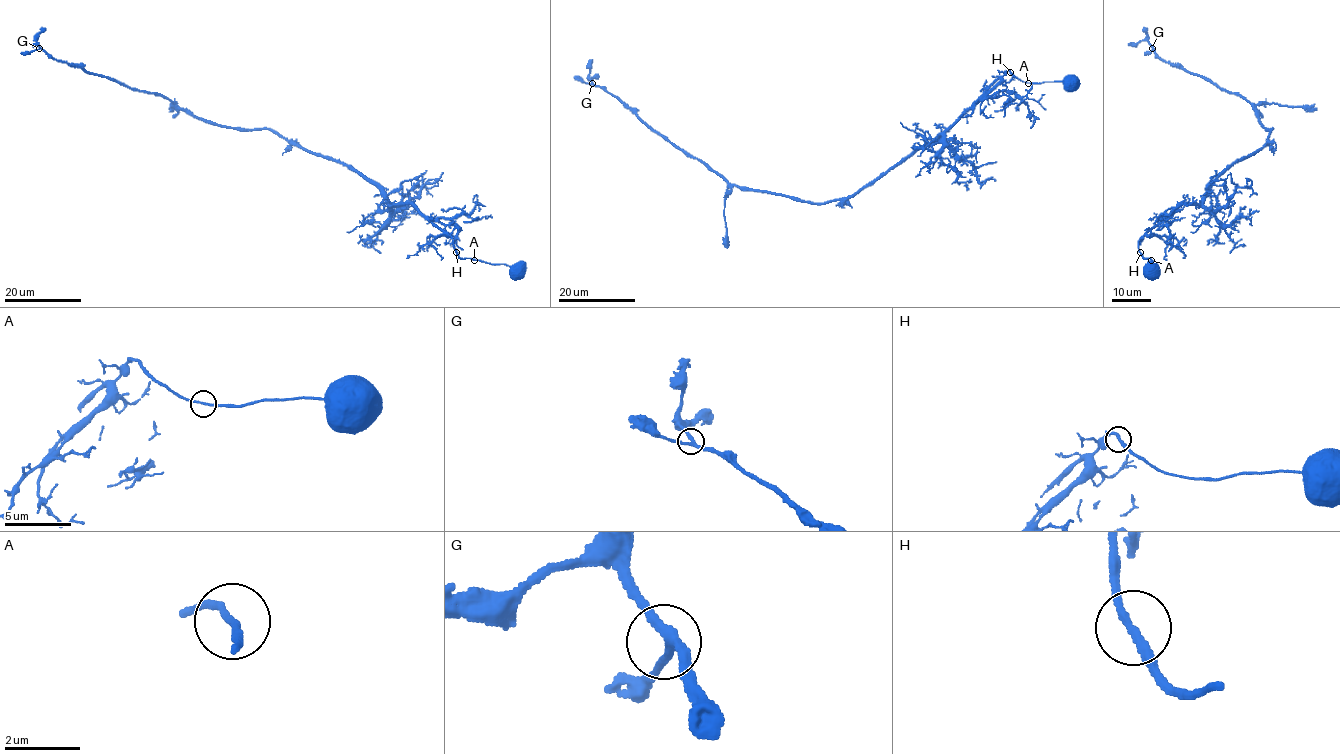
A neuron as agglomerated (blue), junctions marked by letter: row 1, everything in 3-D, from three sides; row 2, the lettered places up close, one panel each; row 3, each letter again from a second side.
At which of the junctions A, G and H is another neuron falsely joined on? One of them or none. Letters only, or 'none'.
none

